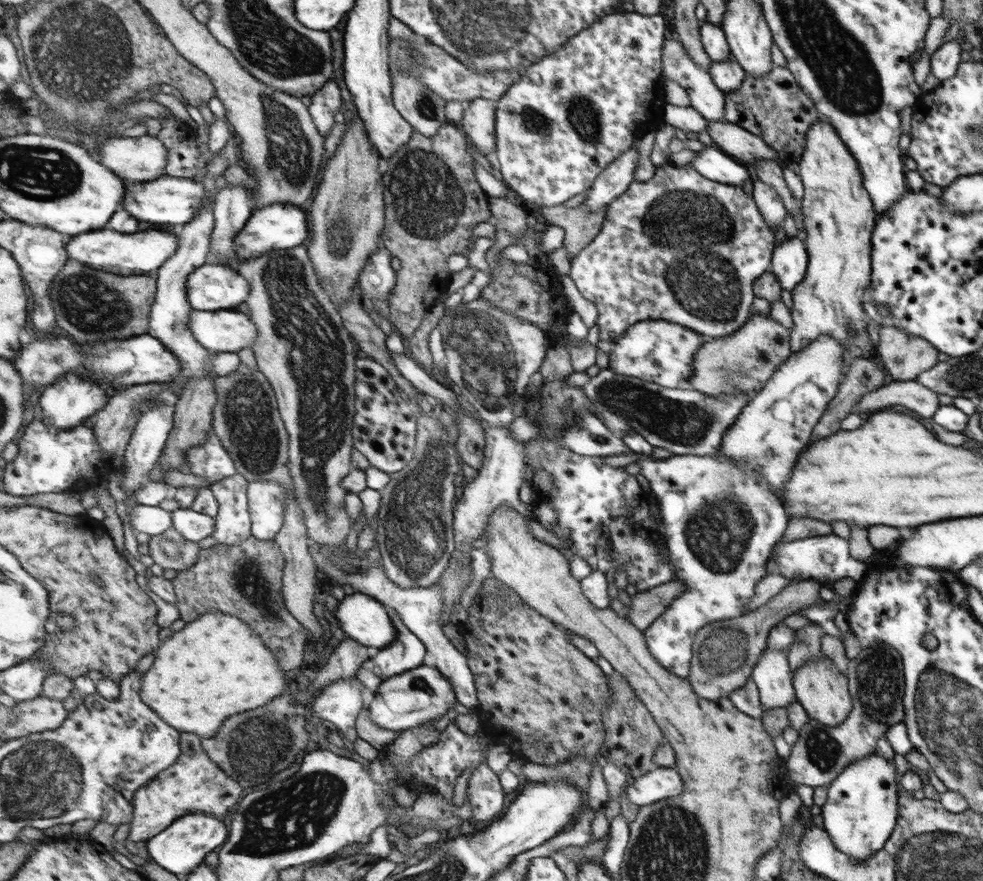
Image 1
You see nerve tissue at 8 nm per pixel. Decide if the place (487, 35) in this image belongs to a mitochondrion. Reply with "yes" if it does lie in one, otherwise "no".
yes

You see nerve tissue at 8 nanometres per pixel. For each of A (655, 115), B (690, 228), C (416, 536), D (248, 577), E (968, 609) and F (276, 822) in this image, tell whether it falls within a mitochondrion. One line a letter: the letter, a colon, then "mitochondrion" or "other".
A: other
B: mitochondrion
C: mitochondrion
D: mitochondrion
E: other
F: mitochondrion

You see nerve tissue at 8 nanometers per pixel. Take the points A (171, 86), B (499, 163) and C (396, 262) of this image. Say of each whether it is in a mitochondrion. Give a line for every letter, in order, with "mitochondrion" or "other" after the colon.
A: other
B: other
C: other

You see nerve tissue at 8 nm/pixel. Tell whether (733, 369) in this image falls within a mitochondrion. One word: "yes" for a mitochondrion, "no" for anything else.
yes

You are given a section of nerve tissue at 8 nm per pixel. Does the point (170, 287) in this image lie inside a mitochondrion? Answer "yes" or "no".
no

